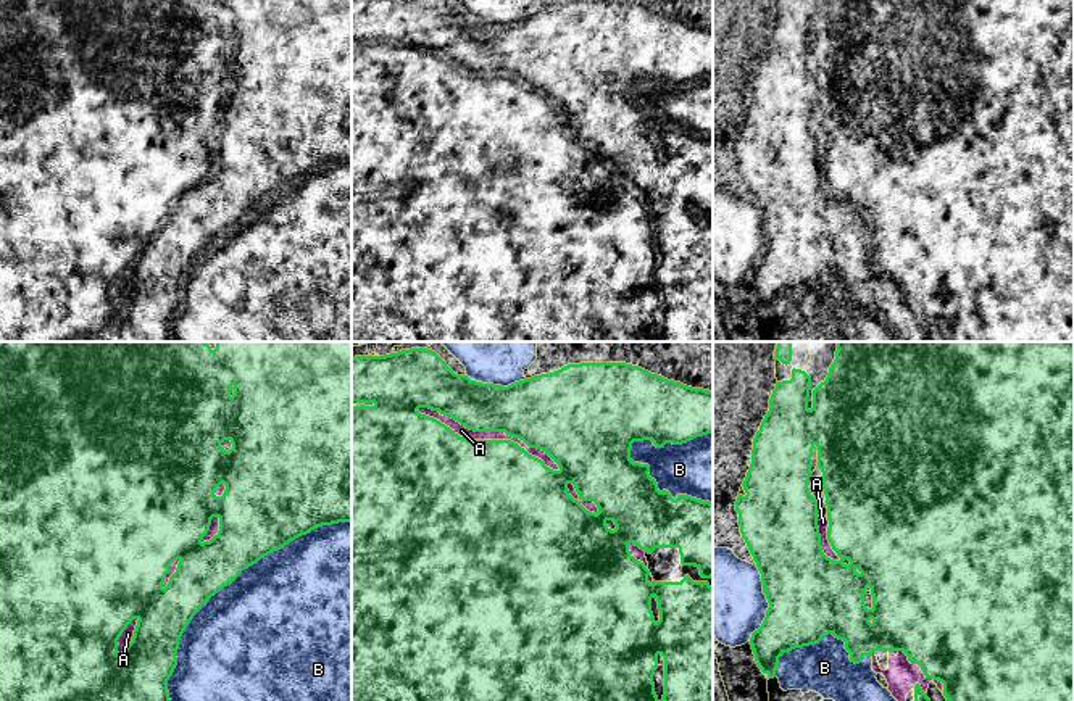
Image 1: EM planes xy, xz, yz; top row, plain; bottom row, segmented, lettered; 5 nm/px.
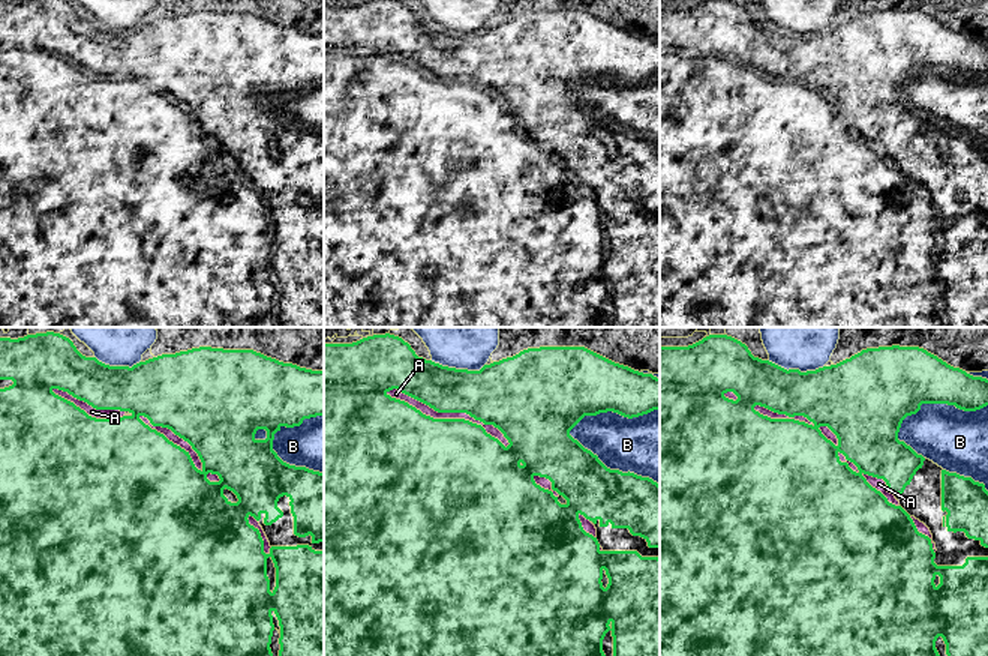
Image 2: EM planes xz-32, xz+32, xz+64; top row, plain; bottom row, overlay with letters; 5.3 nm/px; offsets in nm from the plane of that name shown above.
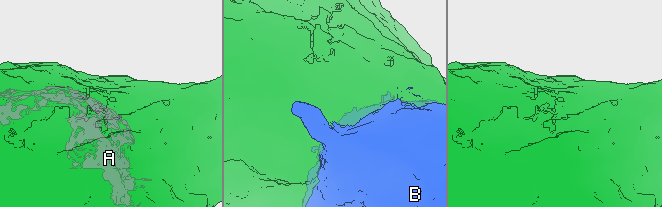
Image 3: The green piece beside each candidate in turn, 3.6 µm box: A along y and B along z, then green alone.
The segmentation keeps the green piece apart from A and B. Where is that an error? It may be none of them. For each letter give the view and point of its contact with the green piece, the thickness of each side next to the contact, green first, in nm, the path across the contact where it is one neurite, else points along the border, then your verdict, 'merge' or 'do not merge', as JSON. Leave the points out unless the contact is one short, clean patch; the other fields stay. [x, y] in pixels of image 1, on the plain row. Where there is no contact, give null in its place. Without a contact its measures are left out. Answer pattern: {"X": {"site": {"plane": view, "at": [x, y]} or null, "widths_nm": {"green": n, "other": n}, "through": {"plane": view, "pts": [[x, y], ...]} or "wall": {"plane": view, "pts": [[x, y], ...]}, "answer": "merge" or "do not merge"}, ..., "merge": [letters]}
{"A": {"site": {"plane": "xz", "at": [489, 79]}, "widths_nm": {"green": 500, "other": 60}, "answer": "merge"}, "B": {"site": {"plane": "xy", "at": [228, 223]}, "widths_nm": {"green": 260, "other": 480}, "answer": "do not merge"}, "merge": ["A"]}

